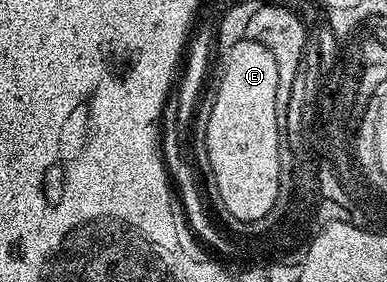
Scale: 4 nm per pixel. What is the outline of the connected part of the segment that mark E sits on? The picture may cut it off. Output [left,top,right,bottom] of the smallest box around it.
[205,39,282,223]

